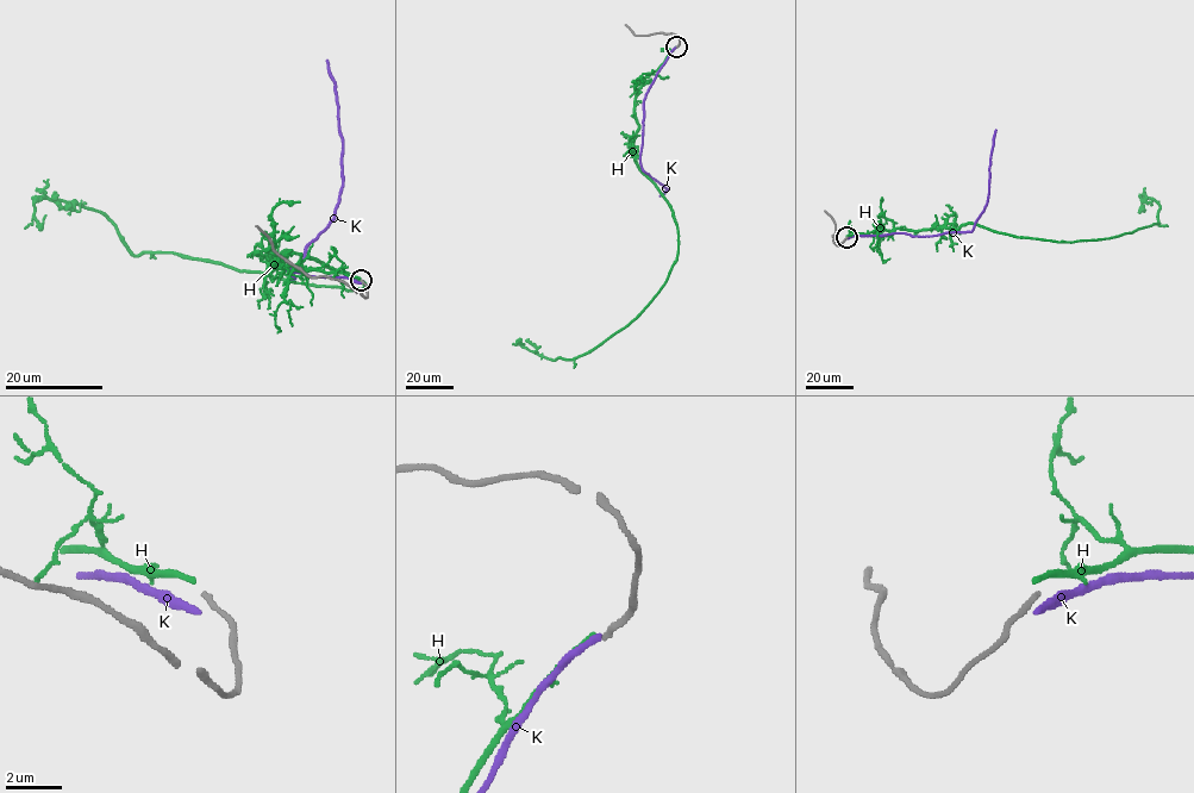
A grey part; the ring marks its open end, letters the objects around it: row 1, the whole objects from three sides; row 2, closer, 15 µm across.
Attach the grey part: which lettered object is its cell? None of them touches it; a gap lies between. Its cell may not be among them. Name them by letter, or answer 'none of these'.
none of these

